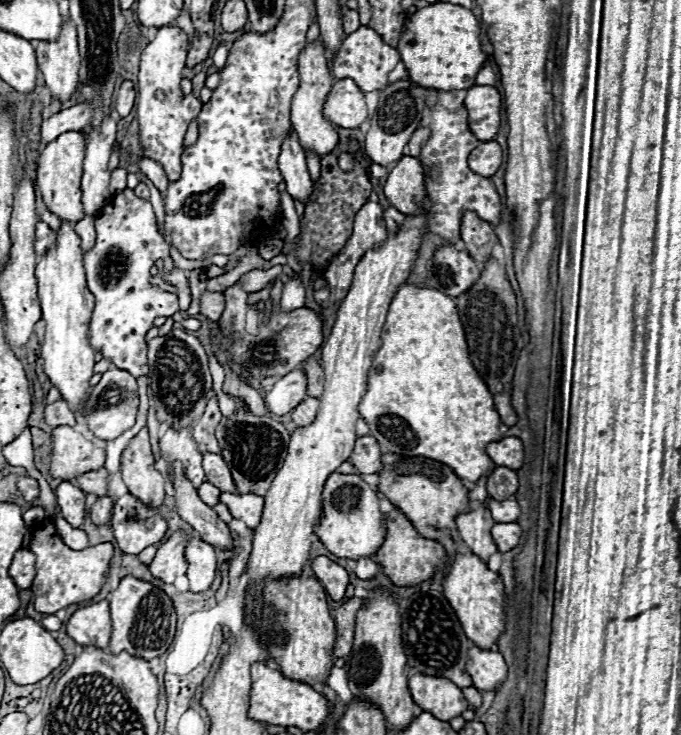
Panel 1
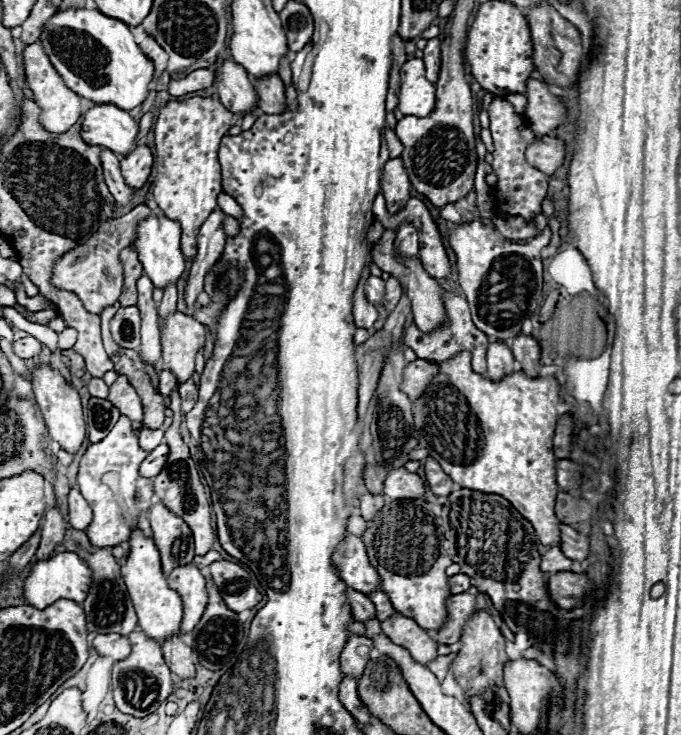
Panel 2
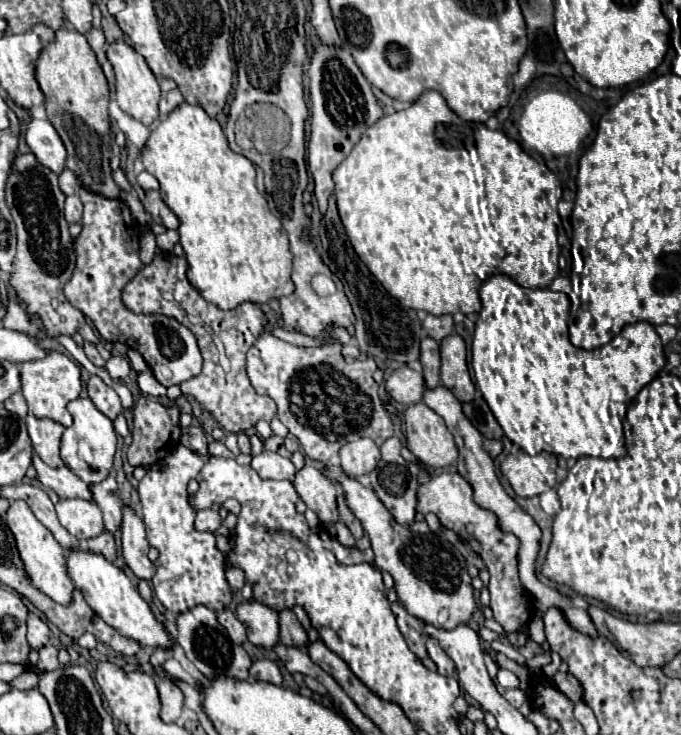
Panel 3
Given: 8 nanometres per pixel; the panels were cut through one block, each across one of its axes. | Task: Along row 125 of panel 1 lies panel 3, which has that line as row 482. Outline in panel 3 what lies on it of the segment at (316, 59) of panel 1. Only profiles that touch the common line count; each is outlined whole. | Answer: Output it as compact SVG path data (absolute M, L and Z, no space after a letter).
M304 466L296 472L294 488L298 496L306 502L310 510L318 514L322 522L336 522L338 510L336 510L336 486L332 480L328 480L318 468Z

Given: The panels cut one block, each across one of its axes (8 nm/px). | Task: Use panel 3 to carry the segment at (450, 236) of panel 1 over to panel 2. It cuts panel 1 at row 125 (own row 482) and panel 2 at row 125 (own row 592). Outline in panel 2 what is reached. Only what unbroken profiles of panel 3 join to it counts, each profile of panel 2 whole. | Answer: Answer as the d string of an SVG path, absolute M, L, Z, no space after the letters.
M494 98L488 106L490 116L490 132L494 138L494 162L492 168L498 174L498 182L494 186L494 194L500 204L496 204L498 216L522 216L522 218L536 218L542 208L542 200L548 192L548 182L544 172L530 166L526 160L526 148L534 142L532 130L526 126L524 118L514 112L512 104L504 98Z

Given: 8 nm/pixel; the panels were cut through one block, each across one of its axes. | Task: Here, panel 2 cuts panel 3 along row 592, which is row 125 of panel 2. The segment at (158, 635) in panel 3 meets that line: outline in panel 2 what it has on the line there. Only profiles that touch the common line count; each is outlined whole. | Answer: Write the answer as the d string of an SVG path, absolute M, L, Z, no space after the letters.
M98 104L86 110L82 120L82 138L92 146L102 146L112 152L130 154L136 148L138 122L112 104Z

